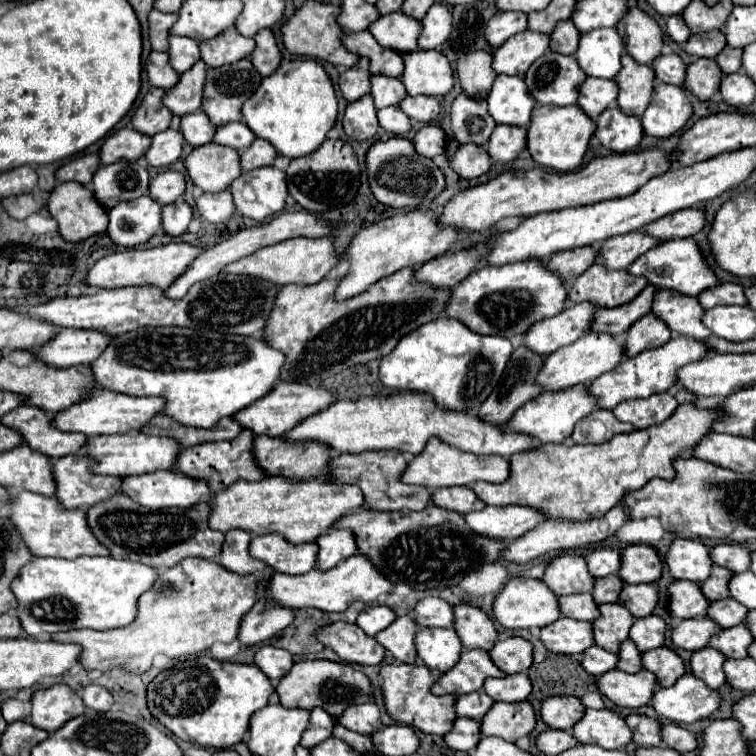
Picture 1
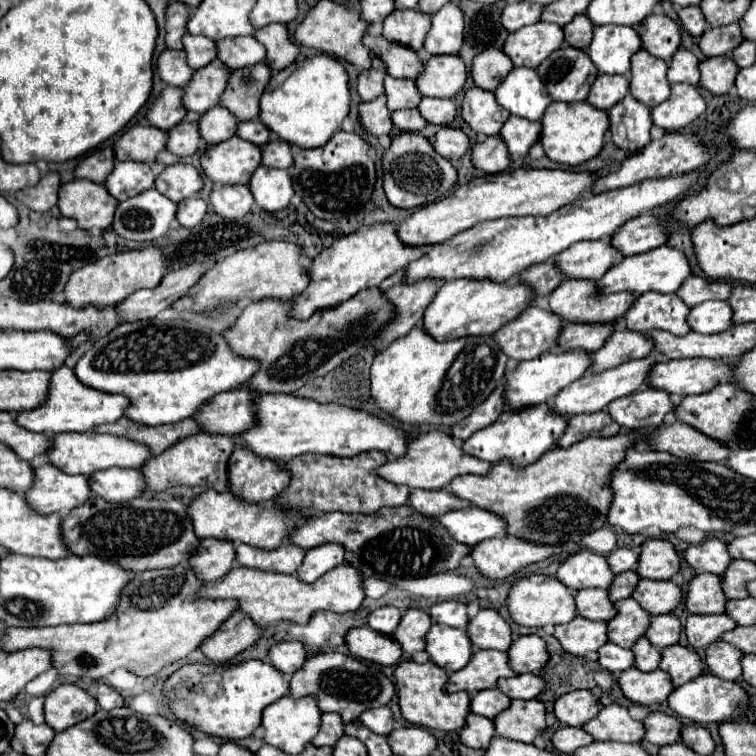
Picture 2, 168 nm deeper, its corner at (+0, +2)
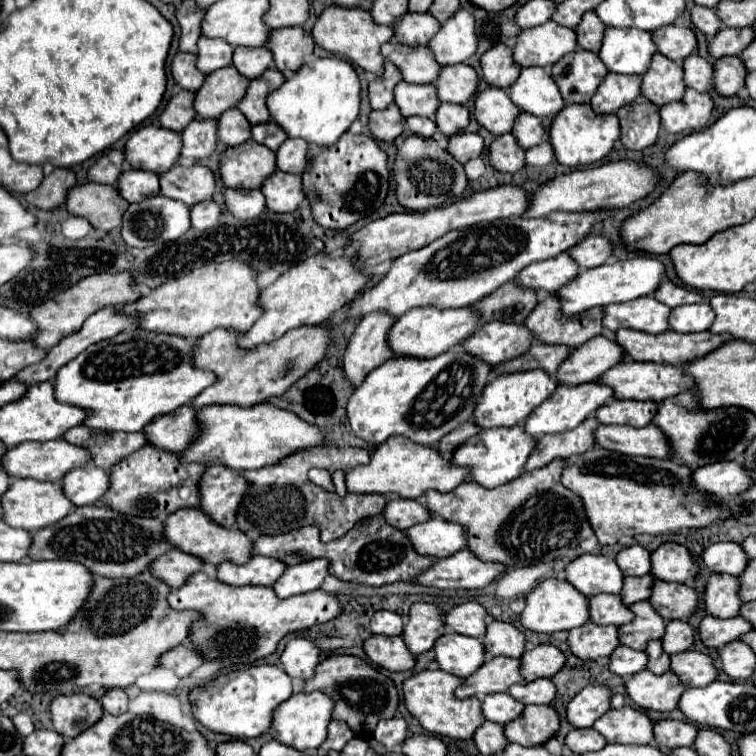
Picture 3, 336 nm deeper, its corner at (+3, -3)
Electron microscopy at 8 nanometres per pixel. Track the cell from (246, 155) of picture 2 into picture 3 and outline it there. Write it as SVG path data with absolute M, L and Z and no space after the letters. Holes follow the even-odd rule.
M254 140L226 148L220 158L220 178L226 188L260 188L262 180L276 170L276 154Z

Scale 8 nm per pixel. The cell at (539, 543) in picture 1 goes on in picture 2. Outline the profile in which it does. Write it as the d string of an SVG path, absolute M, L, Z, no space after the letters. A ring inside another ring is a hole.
M493 537L475 545L469 553L477 571L487 579L505 579L529 563L547 559L559 547L531 545L517 537Z

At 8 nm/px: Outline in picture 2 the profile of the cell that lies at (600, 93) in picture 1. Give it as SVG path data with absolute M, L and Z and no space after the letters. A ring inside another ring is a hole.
M599 75L589 91L589 103L597 109L609 111L615 103L619 103L629 91L629 79L623 75L615 75L615 77L607 77L607 75Z

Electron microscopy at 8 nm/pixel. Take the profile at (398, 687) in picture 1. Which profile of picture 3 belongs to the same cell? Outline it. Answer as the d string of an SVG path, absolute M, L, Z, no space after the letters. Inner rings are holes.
M442 670L416 672L404 680L404 704L408 712L420 722L420 726L436 736L448 736L456 740L470 740L474 730L484 724L478 698L454 698L454 690L460 686L460 678Z

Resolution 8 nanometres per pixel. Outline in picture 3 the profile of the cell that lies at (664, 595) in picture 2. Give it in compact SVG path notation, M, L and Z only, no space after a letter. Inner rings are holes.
M656 580L648 602L652 602L654 610L664 620L688 620L688 616L696 610L698 594L684 584Z

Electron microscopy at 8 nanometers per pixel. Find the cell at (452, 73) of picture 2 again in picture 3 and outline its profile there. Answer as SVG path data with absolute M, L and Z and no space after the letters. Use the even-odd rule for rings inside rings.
M468 64L444 66L434 82L438 100L452 104L466 104L468 98L476 92L476 84L478 76Z

